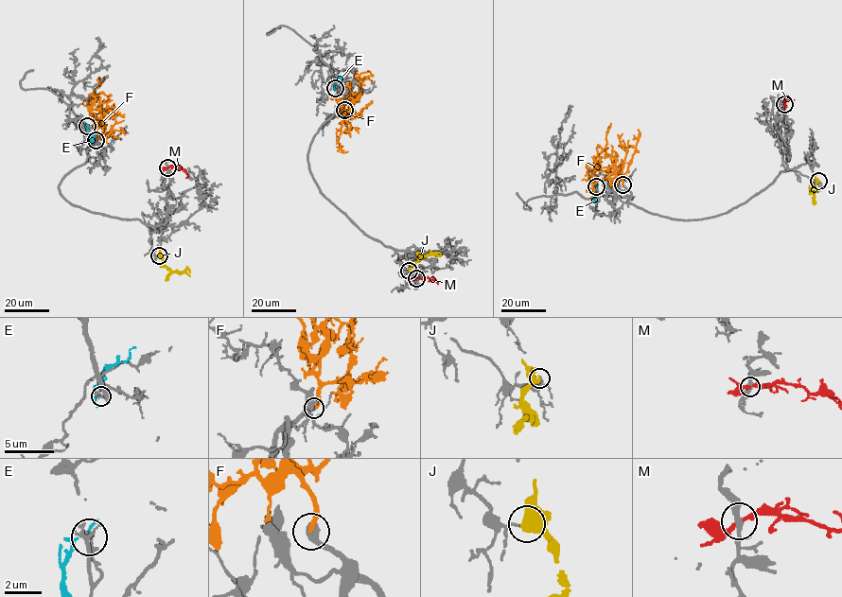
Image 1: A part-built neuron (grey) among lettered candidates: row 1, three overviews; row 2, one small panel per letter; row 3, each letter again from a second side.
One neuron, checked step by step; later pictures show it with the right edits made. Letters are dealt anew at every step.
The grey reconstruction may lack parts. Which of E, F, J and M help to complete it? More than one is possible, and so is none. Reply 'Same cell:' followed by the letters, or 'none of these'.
Same cell: F

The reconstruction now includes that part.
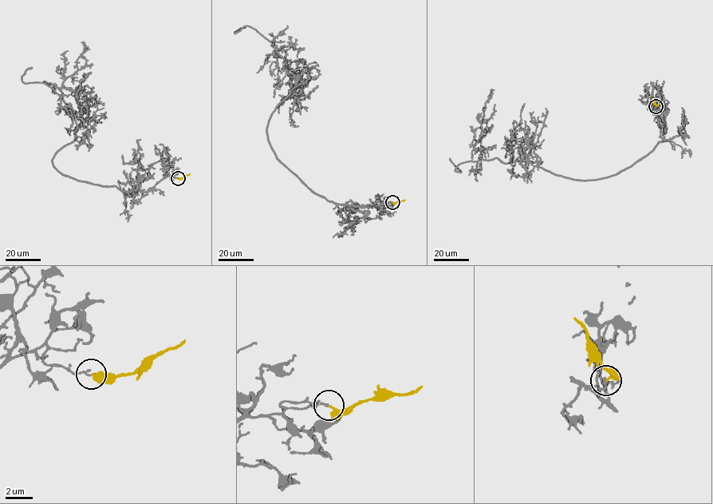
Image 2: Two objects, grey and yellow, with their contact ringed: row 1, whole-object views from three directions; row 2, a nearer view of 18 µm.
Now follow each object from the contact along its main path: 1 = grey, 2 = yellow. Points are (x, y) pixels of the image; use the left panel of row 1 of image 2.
1: (177, 177), (121, 191), (53, 165), (76, 136), (61, 87), (77, 69), (81, 42)
2: (177, 178), (183, 178), (190, 173)

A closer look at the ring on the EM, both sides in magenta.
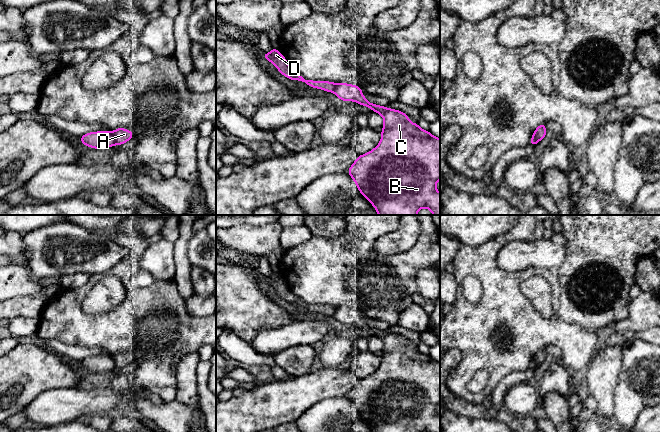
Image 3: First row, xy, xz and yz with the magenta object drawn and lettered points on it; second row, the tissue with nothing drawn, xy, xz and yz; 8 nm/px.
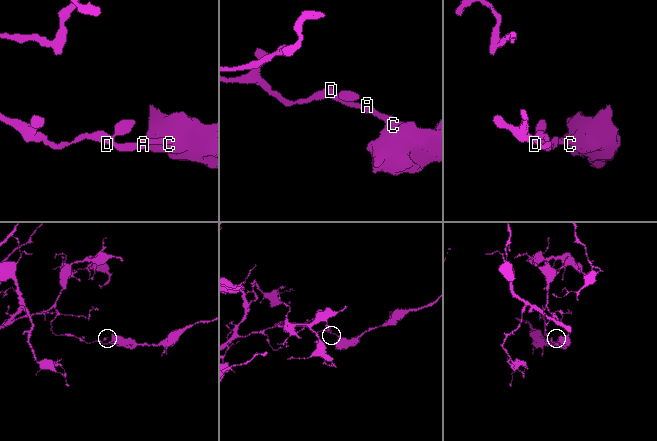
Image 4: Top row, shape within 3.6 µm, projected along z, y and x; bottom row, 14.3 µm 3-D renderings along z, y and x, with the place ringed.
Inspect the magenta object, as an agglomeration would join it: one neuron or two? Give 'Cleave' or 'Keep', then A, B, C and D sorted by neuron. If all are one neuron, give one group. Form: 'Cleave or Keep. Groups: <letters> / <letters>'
Cleave. Groups: A B C / D

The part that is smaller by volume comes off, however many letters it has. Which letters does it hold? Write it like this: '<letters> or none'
A, B, C

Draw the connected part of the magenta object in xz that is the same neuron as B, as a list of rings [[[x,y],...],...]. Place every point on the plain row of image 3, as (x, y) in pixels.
[[[340,307],[337,308],[334,317],[341,325],[357,326],[380,338],[384,343],[379,368],[366,378],[358,379],[347,395],[359,416],[374,432],[440,432],[440,417],[436,413],[436,406],[440,404],[440,363],[421,353],[418,347],[411,347],[409,340],[402,335],[368,326],[358,309]]]

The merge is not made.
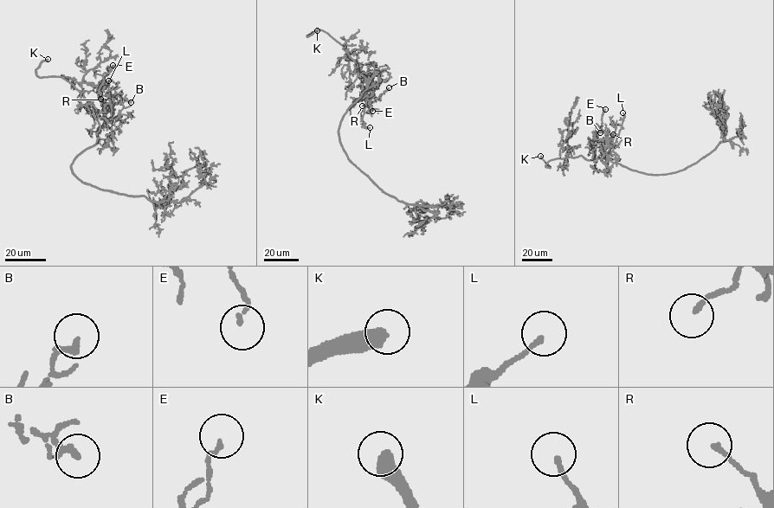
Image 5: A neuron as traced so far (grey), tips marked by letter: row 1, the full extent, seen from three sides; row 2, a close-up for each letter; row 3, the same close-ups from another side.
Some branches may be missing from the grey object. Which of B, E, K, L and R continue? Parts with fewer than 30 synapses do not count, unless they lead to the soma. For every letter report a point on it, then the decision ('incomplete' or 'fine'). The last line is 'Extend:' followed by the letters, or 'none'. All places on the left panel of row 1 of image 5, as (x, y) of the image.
B: at (131, 102); fine
E: at (112, 65); fine
K: at (48, 59); incomplete
L: at (108, 80); fine
R: at (100, 99); fine
Extend: K

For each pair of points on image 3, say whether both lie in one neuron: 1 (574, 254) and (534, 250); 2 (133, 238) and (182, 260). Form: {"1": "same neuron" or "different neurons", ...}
{"1": "different neurons", "2": "different neurons"}

